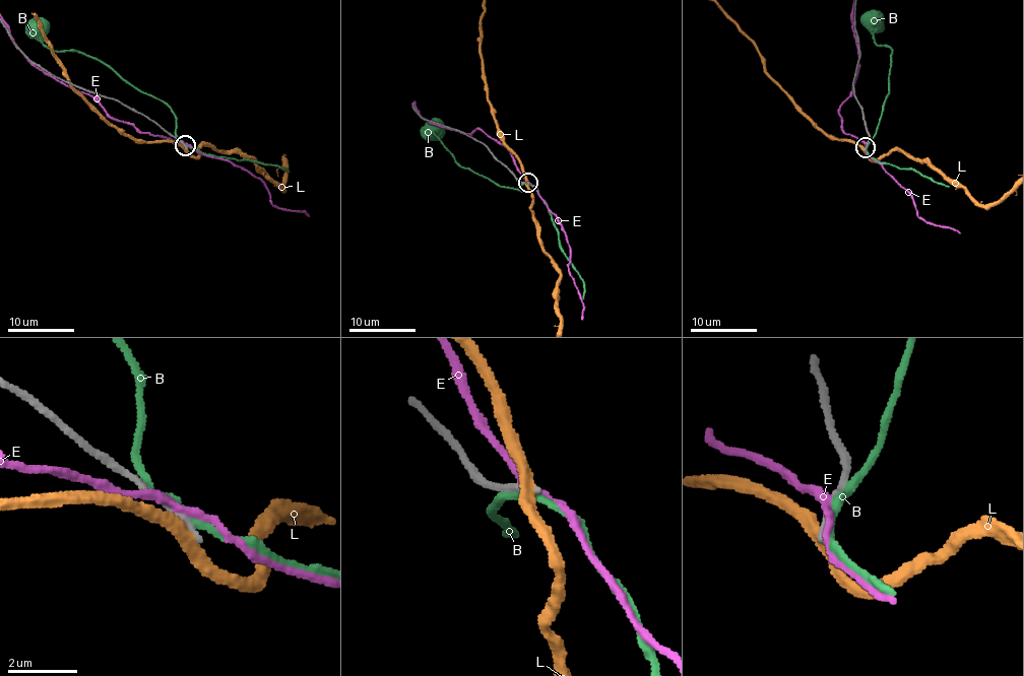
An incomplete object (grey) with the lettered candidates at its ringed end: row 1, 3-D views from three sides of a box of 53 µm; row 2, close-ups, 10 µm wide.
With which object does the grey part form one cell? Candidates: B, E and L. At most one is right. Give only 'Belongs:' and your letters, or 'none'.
Belongs: none

